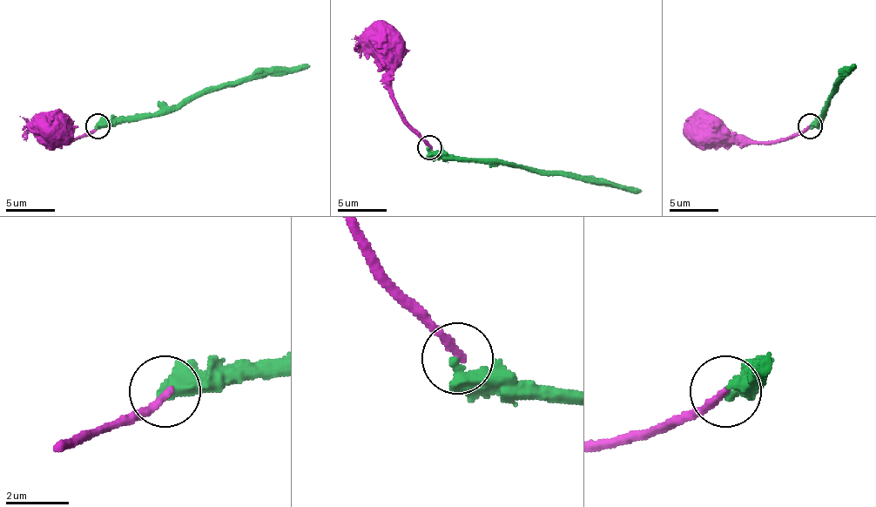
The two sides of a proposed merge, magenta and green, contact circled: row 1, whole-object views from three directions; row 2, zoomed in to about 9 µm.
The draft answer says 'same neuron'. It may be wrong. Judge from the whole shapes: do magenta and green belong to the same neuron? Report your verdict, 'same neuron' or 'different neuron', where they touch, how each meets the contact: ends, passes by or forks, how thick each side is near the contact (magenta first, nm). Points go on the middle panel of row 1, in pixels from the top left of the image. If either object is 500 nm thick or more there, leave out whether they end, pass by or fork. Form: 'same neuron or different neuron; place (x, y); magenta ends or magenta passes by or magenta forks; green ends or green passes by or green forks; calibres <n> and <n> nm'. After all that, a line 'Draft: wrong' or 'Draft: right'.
different neuron; place (429, 147); magenta ends; green ends; calibres 240 and 400 nm
Draft: wrong

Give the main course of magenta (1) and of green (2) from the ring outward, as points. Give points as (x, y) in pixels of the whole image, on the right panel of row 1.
1: (810, 125), (775, 143), (731, 140), (721, 130), (708, 128), (704, 130)
2: (810, 125), (822, 115), (834, 93), (834, 85), (854, 66)

